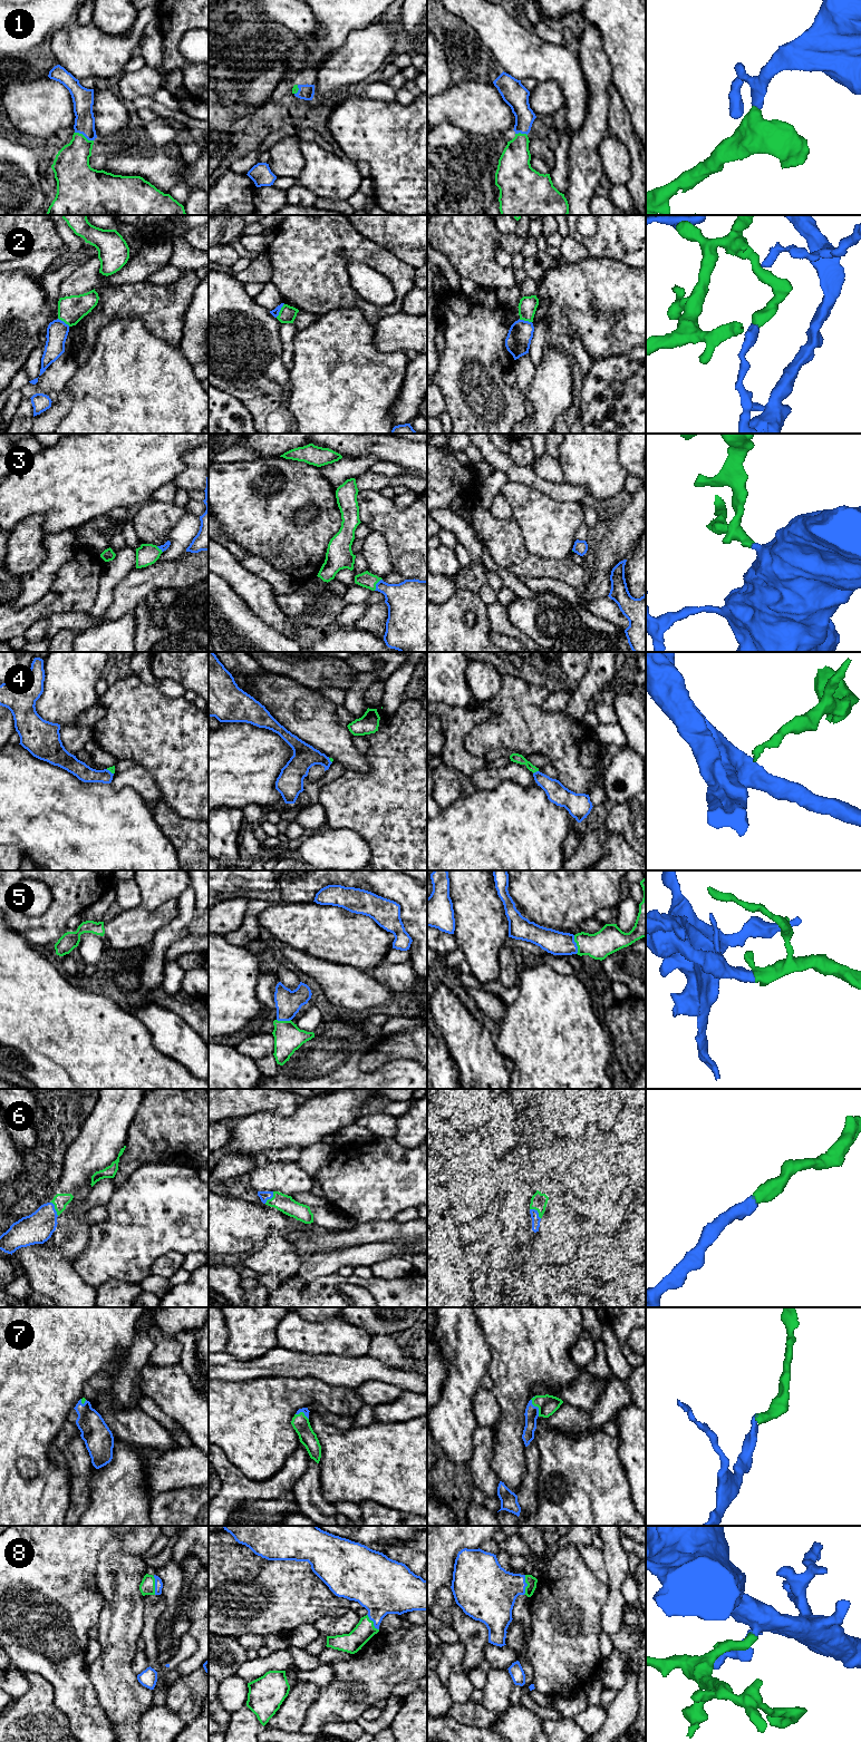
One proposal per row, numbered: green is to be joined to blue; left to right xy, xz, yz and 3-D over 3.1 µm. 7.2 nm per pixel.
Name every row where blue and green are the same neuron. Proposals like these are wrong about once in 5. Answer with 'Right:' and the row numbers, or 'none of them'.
Right: 1, 3, 5, 6, 7, 8

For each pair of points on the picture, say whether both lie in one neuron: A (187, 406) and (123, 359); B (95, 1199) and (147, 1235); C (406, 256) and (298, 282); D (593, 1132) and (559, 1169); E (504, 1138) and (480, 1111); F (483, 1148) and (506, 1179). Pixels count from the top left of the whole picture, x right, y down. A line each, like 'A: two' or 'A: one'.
A: one
B: two
C: two
D: one
E: two
F: two

